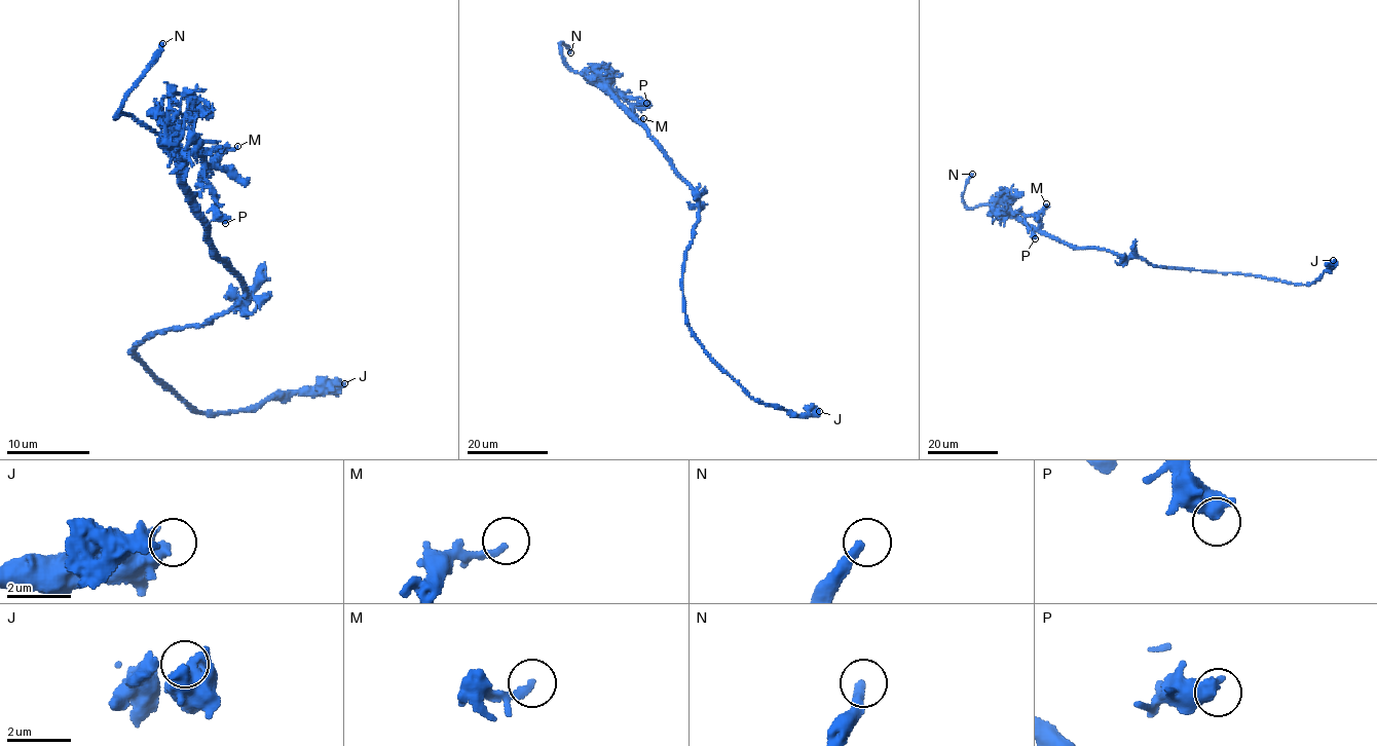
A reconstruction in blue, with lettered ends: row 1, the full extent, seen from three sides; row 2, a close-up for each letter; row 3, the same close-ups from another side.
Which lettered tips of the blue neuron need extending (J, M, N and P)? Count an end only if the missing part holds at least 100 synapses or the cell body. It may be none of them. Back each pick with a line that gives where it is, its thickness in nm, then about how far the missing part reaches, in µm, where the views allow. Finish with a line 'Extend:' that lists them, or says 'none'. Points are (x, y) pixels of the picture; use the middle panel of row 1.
N: (570, 52) | 280 nm | 45 µm
Extend: N

